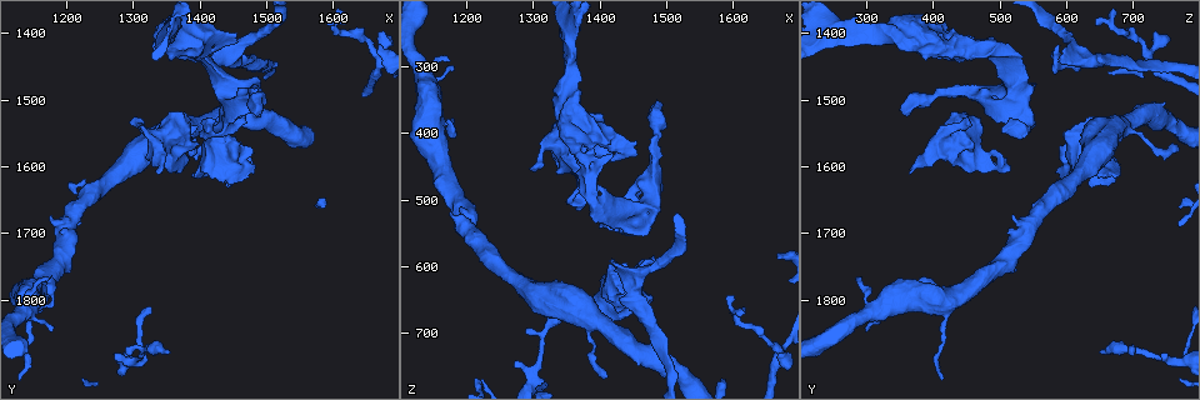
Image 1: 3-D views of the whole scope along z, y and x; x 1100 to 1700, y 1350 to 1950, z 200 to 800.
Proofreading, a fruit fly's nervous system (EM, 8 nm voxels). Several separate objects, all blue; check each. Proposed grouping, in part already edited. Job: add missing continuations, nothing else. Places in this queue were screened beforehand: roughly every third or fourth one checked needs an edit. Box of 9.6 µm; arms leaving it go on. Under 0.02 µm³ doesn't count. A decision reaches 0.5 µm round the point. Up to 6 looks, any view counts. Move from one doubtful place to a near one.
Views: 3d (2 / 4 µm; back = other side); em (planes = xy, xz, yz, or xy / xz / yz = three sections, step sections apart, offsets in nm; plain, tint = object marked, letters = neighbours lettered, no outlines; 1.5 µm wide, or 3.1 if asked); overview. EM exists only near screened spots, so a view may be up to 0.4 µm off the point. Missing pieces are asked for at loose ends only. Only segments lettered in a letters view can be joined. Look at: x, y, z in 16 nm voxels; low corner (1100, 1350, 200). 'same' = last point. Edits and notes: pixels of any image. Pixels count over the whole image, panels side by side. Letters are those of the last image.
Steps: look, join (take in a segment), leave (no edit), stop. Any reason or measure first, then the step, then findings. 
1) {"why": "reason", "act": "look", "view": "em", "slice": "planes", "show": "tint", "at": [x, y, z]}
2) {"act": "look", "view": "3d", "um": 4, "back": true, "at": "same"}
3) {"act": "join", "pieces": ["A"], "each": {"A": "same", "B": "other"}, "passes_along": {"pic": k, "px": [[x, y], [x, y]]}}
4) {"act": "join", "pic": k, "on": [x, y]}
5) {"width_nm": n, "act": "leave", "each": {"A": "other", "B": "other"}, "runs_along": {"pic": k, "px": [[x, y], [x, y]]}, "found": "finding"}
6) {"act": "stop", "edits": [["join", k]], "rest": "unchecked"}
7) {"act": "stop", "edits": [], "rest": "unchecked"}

{"why": "an open end", "act": "look", "view": "3d", "um": 4, "back": true, "at": [1340, 1615, 365]}

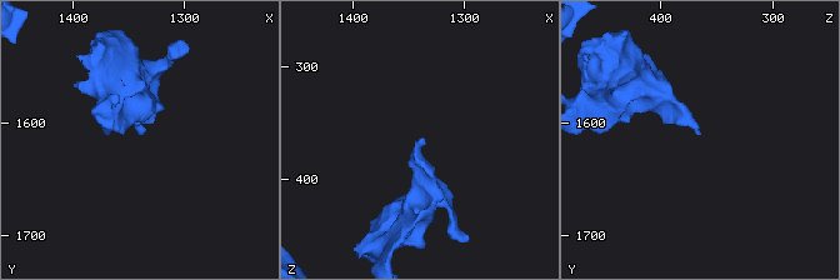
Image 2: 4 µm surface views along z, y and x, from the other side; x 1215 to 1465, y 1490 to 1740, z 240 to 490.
{"act": "look", "view": "em", "slice": "yz", "step": 8, "show": "plain", "at": [1340, 1610, 364]}

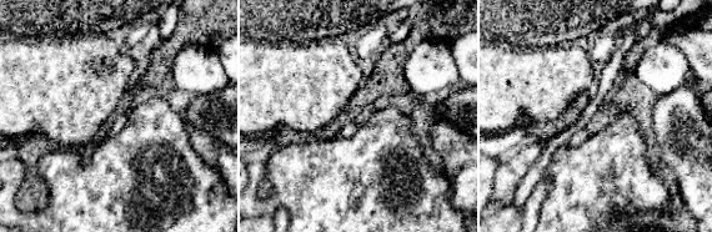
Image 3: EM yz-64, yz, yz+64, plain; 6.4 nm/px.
{"act": "look", "view": "em", "slice": "yz", "step": 8, "show": "letters", "at": "same"}

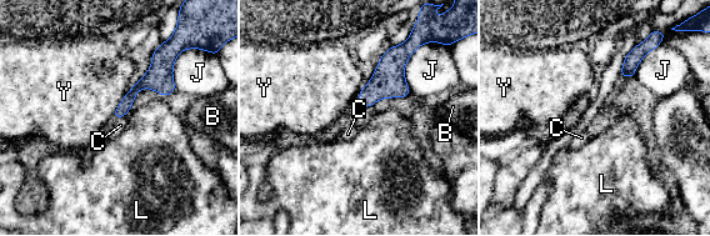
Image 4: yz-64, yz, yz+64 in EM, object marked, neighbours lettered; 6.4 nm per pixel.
{"act": "leave", "each": {"B": "other", "C": "other", "J": "other", "L": "other", "Y": "other"}, "runs_along": {"pic": 4, "px": [[161, 59], [118, 114]]}, "found": "no lettered segment goes on from it"}

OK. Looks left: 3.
{"why": "an open end", "act": "look", "view": "em", "slice": "xz", "step": 4, "show": "letters", "at": [1275, 1885, 745]}

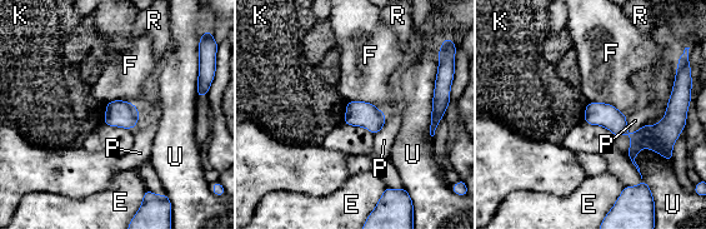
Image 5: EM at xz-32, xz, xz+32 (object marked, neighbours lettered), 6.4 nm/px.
{"why": "another direction", "act": "look", "view": "em", "slice": "planes", "show": "letters", "at": "same"}

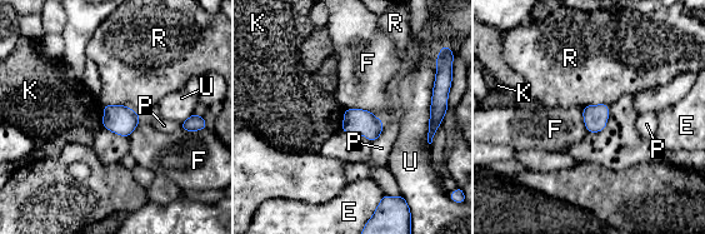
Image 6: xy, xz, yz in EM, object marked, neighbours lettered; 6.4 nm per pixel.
{"act": "leave", "each": {"E": "other", "F": "other", "K": "other", "P": "other", "R": "other", "U": "other"}, "border": {"pic": 6, "px": [[345, 109], [366, 109], [376, 118]]}, "found": "none of them fits"}

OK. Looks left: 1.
{"act": "stop", "edits": [], "rest": "unchecked"}

